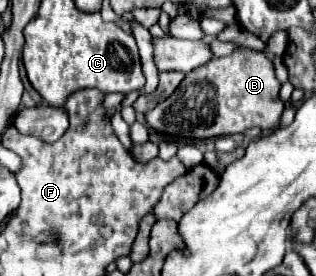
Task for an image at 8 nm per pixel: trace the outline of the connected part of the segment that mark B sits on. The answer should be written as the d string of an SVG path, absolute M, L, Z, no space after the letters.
M237 47L231 55L211 59L207 65L187 73L171 97L145 113L147 125L183 139L213 139L243 133L249 127L273 129L285 109L279 99L279 87L271 57L265 51Z

